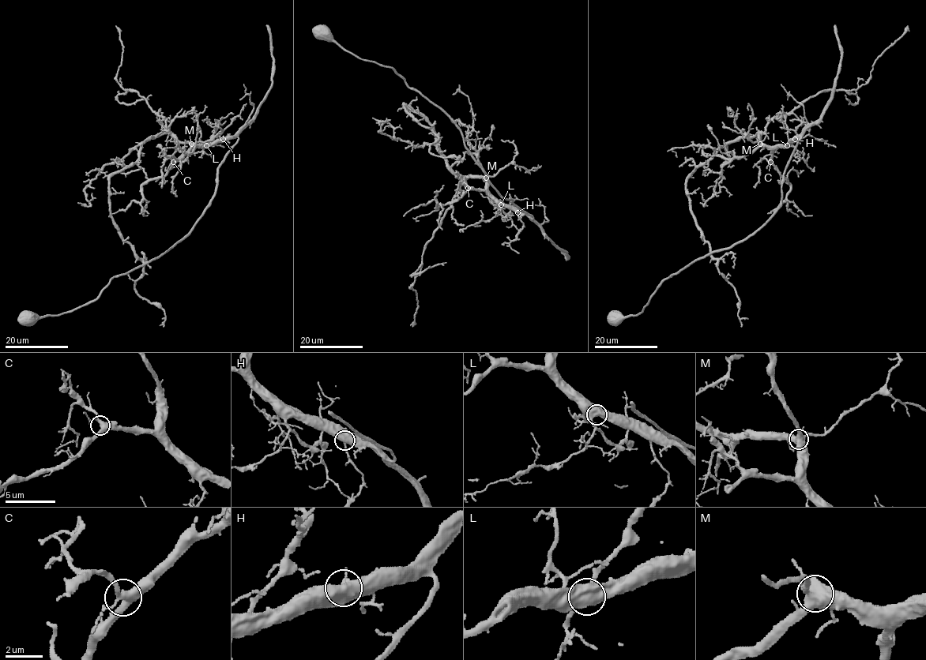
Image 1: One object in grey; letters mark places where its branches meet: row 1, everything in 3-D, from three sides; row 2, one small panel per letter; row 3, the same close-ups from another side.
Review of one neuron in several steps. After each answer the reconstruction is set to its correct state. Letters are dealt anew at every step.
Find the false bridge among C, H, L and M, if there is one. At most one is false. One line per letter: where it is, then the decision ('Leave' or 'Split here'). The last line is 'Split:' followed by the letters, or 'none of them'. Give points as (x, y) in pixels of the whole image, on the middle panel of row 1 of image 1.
C: Place: (468, 188). Leave
H: Place: (517, 212). Leave
L: Place: (501, 204). Leave
M: Place: (486, 178). Leave
Split: none of them

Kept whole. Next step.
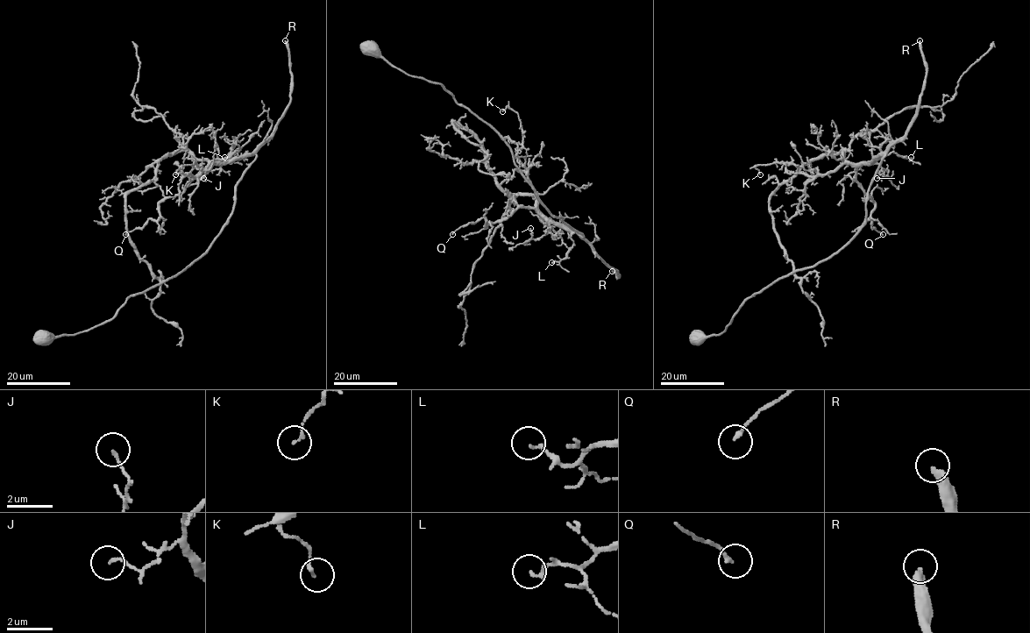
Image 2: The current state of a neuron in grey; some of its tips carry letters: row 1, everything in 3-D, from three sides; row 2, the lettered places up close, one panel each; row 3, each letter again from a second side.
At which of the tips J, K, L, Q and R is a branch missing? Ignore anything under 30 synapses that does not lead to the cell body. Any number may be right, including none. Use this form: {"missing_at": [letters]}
{"missing_at": ["R"]}

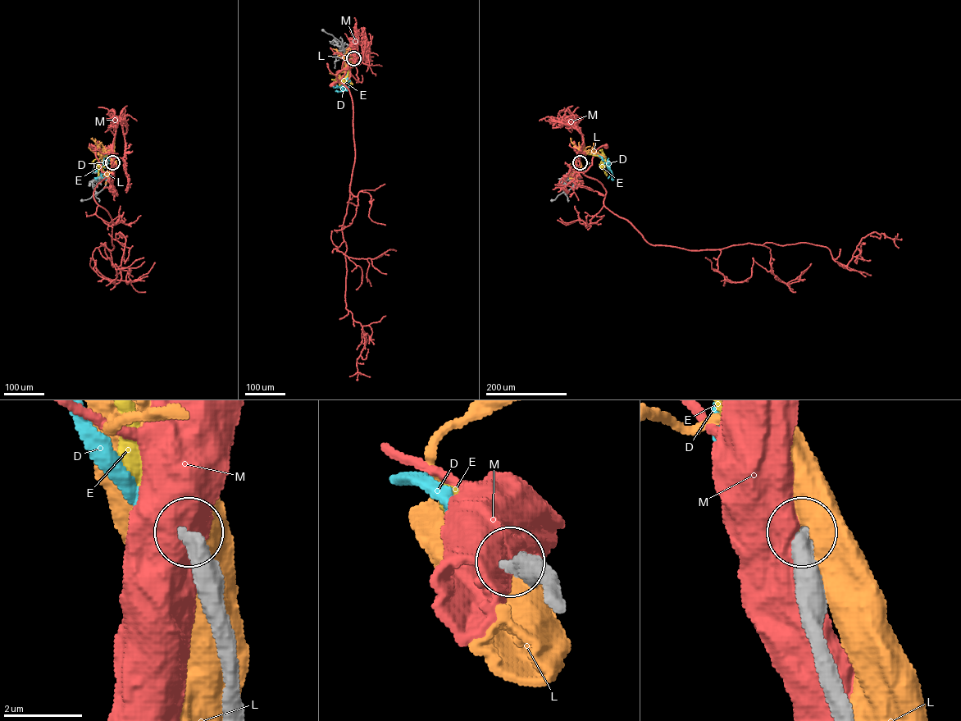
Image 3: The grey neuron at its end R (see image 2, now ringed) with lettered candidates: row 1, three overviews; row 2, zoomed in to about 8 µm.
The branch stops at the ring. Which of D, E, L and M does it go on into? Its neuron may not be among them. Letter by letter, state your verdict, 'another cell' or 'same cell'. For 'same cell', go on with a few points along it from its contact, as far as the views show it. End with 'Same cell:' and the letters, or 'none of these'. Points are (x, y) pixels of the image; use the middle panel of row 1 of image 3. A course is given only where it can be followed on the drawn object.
D: another cell
E: same cell; course (353, 58), (351, 59), (347, 75), (343, 82), (338, 80), (347, 84)
L: another cell
M: another cell
Same cell: E

